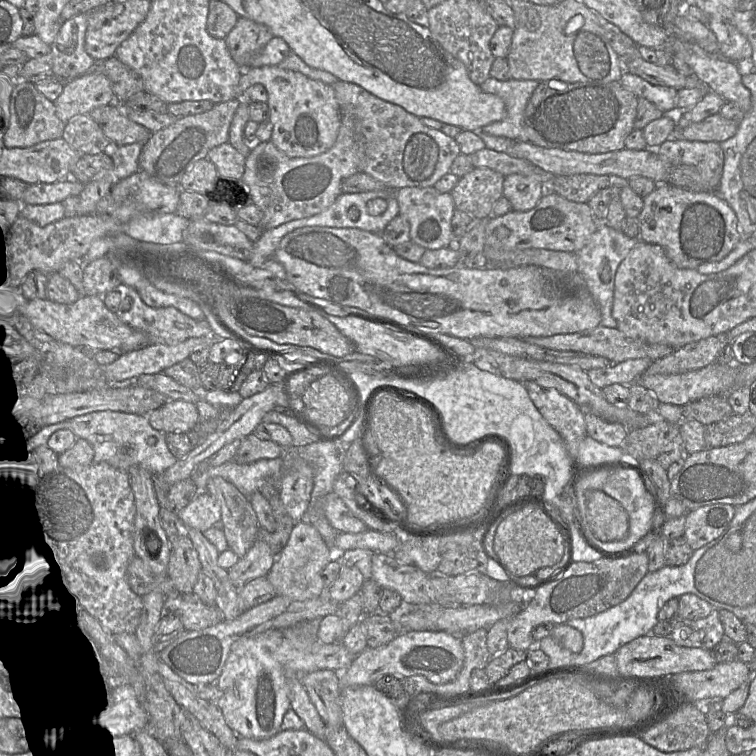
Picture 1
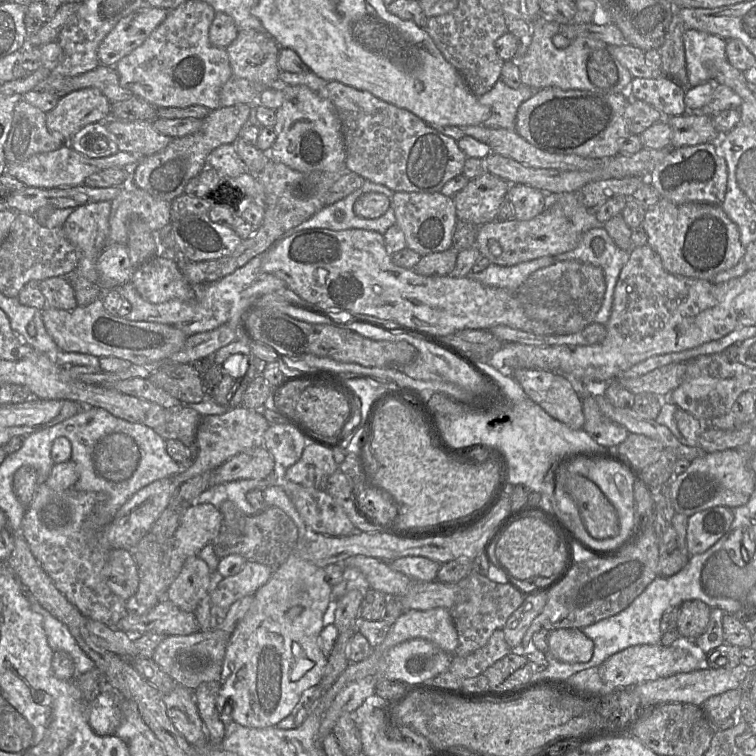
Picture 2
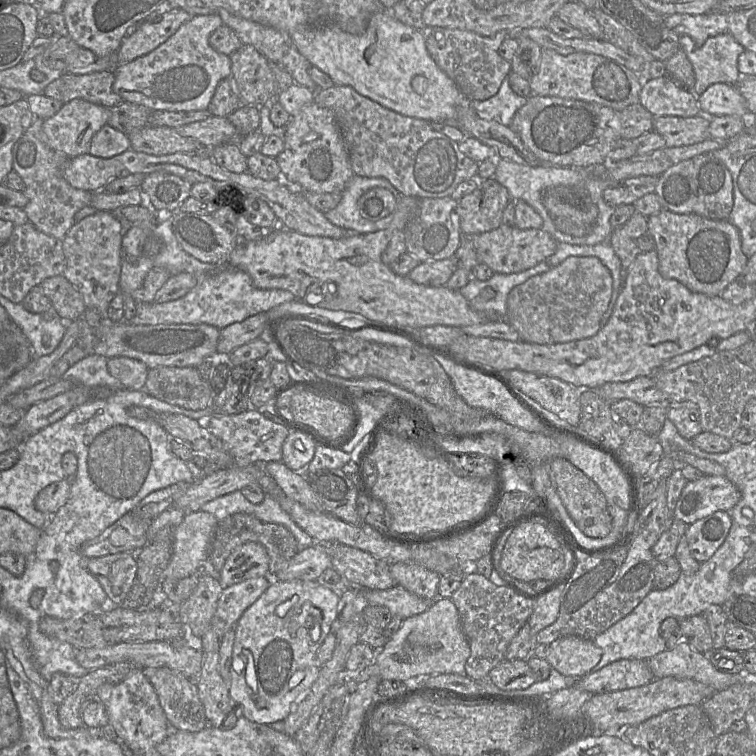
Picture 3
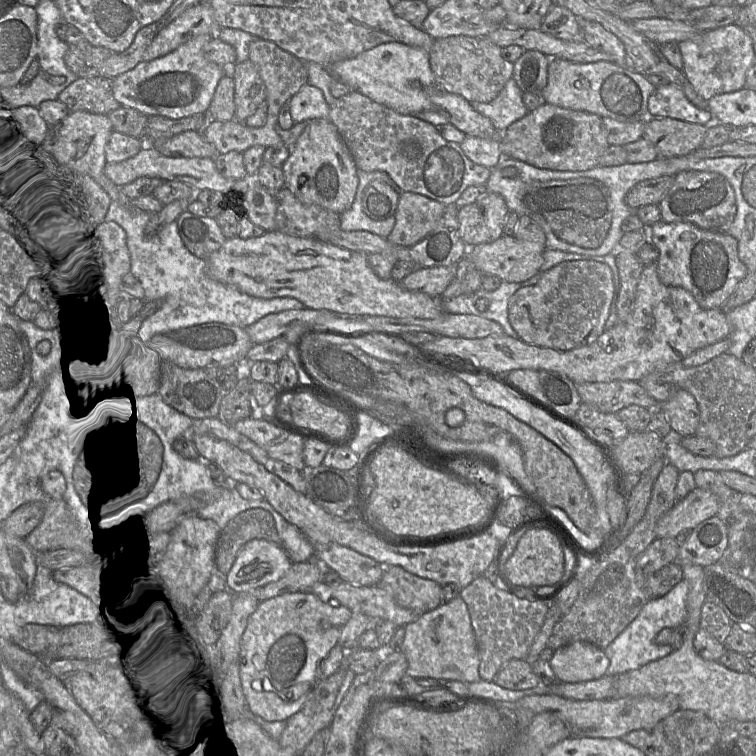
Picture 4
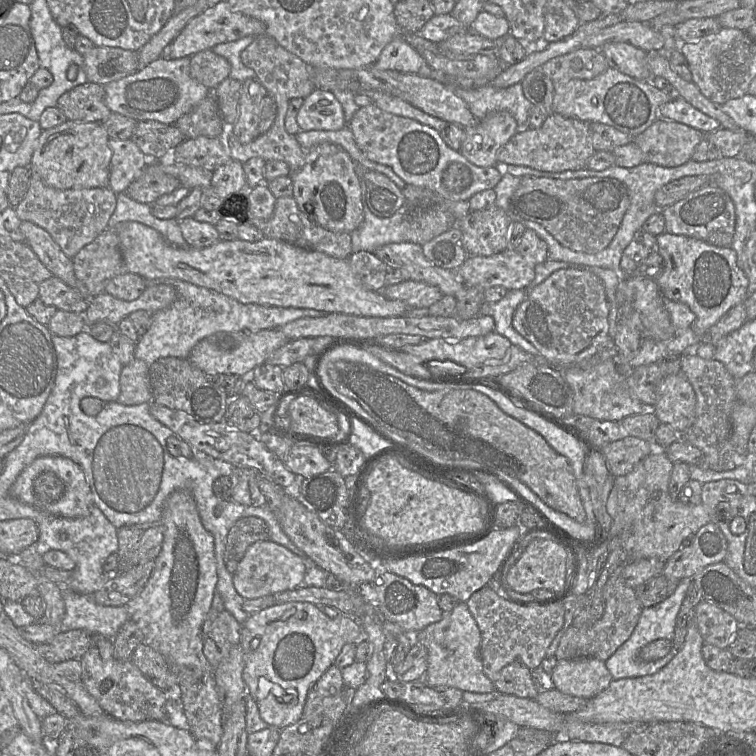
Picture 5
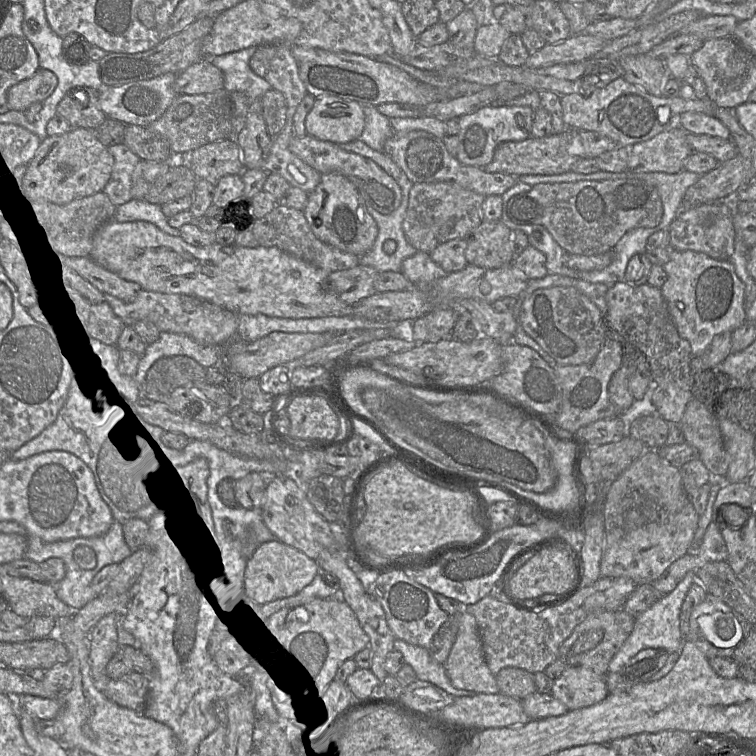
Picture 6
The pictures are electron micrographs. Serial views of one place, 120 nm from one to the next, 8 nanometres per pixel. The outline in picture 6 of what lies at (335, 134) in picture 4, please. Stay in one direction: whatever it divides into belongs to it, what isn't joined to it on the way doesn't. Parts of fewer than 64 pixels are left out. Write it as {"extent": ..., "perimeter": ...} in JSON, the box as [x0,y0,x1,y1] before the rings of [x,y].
{"extent":[303,174,378,257],"perimeter":[[[321,174],[317,187],[308,193],[303,212],[312,232],[322,242],[359,257],[372,249],[378,226],[354,184],[343,175]]]}

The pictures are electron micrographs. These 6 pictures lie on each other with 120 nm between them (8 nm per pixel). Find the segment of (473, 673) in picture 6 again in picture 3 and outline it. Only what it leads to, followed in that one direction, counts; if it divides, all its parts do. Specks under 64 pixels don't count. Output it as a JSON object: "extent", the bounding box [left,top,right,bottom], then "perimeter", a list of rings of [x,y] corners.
{"extent":[343,597,470,690],"perimeter":[[[437,597],[425,612],[403,620],[400,629],[377,651],[370,665],[355,672],[344,671],[343,682],[351,683],[355,690],[358,684],[376,676],[381,680],[400,681],[419,675],[460,674],[466,676],[465,664],[470,652],[470,645],[462,631],[456,606],[450,598]]]}

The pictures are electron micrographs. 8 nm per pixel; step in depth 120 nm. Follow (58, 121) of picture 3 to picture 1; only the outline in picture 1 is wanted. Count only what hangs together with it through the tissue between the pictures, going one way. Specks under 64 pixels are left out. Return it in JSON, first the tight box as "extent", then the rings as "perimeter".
{"extent":[53,71,114,123],"perimeter":[[[89,71],[63,81],[62,92],[53,102],[56,116],[63,123],[76,115],[88,115],[93,109],[113,104],[114,94],[109,79]]]}

